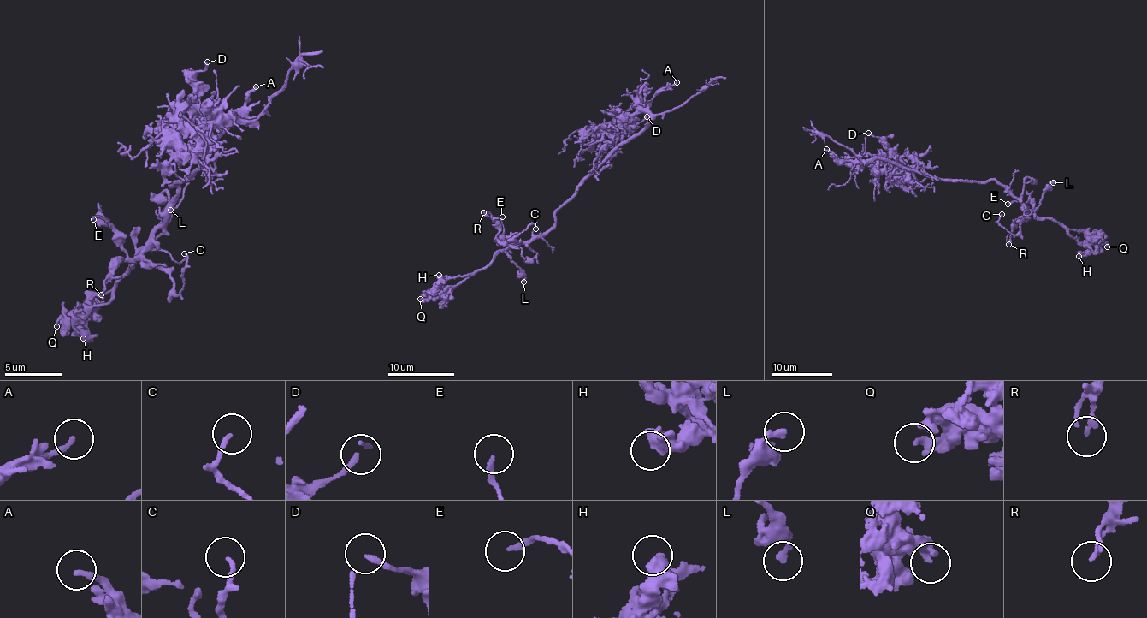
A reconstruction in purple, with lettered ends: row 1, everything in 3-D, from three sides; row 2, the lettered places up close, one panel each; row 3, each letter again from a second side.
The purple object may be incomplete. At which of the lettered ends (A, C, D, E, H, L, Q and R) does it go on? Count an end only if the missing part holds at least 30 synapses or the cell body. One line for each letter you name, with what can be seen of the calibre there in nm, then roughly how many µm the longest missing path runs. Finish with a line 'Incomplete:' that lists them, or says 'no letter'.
Incomplete: no letter

